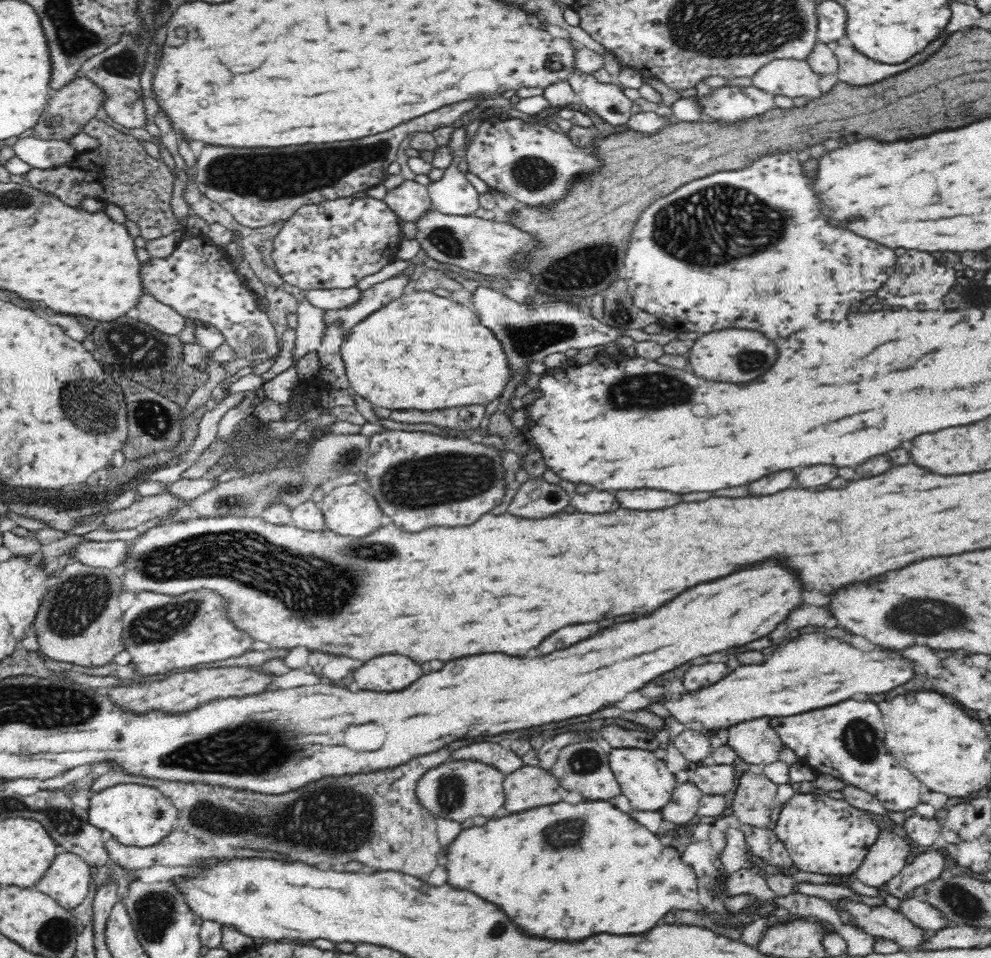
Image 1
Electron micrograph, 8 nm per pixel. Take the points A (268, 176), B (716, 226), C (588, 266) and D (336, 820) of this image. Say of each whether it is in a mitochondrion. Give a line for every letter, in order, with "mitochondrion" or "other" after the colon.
A: mitochondrion
B: mitochondrion
C: mitochondrion
D: mitochondrion

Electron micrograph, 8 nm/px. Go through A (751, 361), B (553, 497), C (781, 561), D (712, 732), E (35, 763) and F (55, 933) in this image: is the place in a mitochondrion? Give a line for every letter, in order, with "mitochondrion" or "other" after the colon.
A: mitochondrion
B: other
C: other
D: other
E: other
F: mitochondrion

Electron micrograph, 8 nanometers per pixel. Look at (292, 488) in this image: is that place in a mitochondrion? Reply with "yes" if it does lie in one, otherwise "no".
yes

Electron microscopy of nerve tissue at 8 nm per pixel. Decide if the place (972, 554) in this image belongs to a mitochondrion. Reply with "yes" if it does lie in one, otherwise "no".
no

